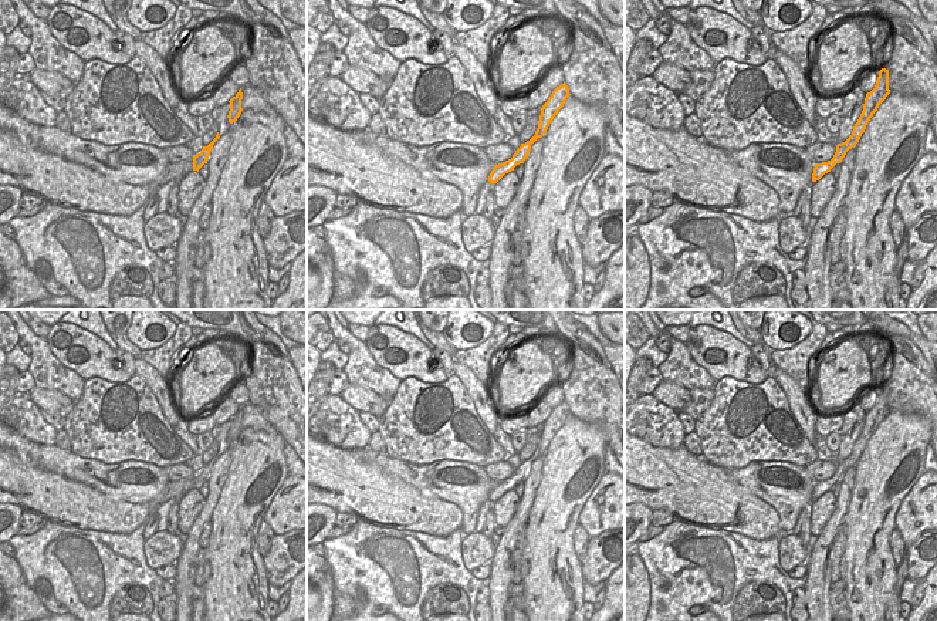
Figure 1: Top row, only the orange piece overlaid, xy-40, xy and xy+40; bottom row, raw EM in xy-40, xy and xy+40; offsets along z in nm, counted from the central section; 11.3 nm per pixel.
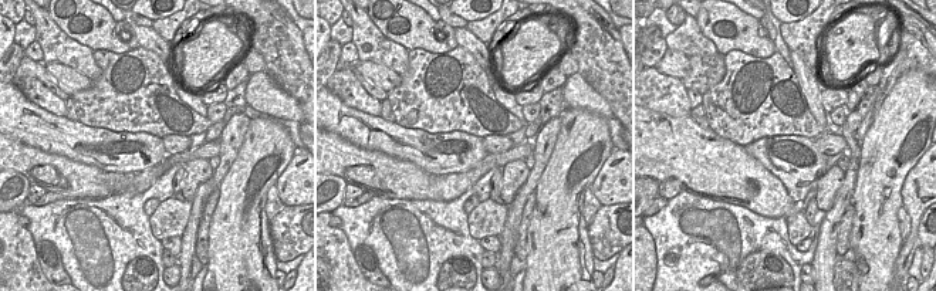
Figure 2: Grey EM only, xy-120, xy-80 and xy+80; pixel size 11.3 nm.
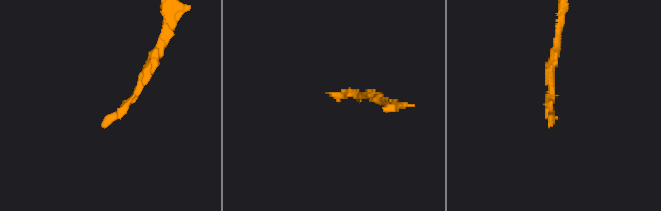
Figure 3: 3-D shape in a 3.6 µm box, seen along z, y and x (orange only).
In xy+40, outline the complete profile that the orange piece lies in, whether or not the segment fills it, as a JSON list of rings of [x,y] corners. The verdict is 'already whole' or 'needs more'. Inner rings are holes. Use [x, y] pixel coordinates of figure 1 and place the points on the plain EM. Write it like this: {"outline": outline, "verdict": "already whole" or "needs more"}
{"outline": [[[882,387],[875,406],[866,412],[863,429],[853,445],[852,453],[845,460],[836,463],[836,470],[831,479],[815,483],[812,500],[819,499],[825,492],[831,490],[831,487],[845,476],[846,470],[856,465],[867,441],[889,412],[889,388]]], "verdict": "already whole"}

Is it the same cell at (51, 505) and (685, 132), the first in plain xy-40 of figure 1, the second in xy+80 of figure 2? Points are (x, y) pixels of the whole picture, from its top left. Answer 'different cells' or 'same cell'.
same cell

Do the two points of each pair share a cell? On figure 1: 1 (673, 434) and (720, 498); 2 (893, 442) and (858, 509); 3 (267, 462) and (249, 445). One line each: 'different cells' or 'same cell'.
1: different cells
2: same cell
3: same cell

